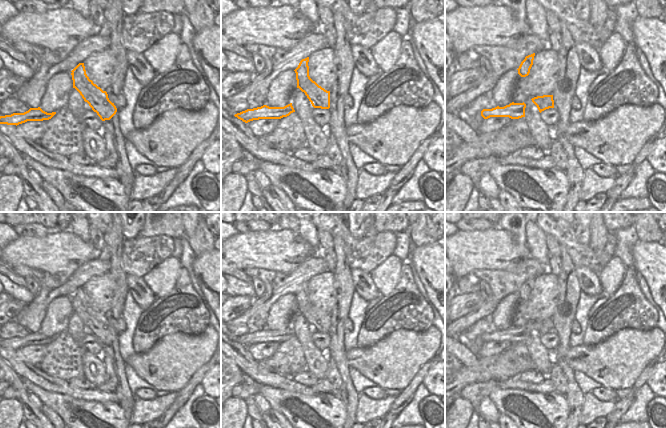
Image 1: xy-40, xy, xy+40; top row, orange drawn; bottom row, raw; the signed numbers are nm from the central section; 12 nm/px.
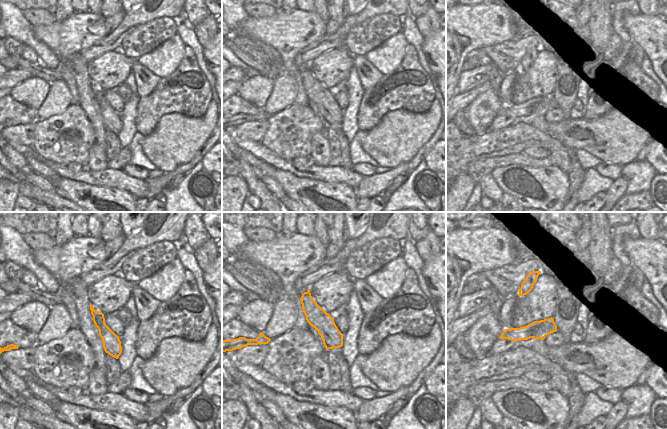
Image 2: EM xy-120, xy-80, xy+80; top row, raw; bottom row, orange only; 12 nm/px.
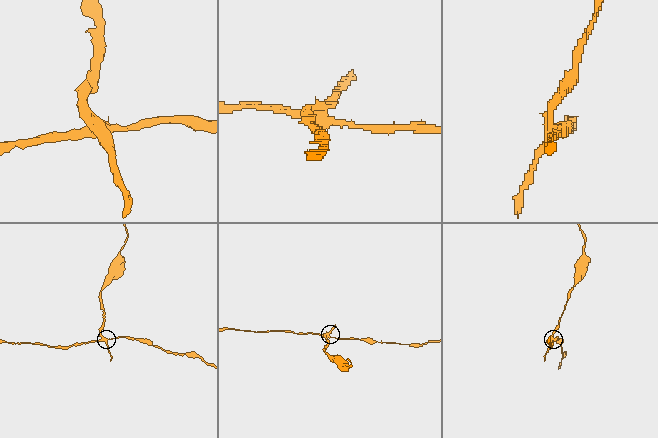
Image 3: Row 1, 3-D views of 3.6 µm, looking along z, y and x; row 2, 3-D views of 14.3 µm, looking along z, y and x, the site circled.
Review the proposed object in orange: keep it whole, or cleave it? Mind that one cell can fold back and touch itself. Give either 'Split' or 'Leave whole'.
Split

